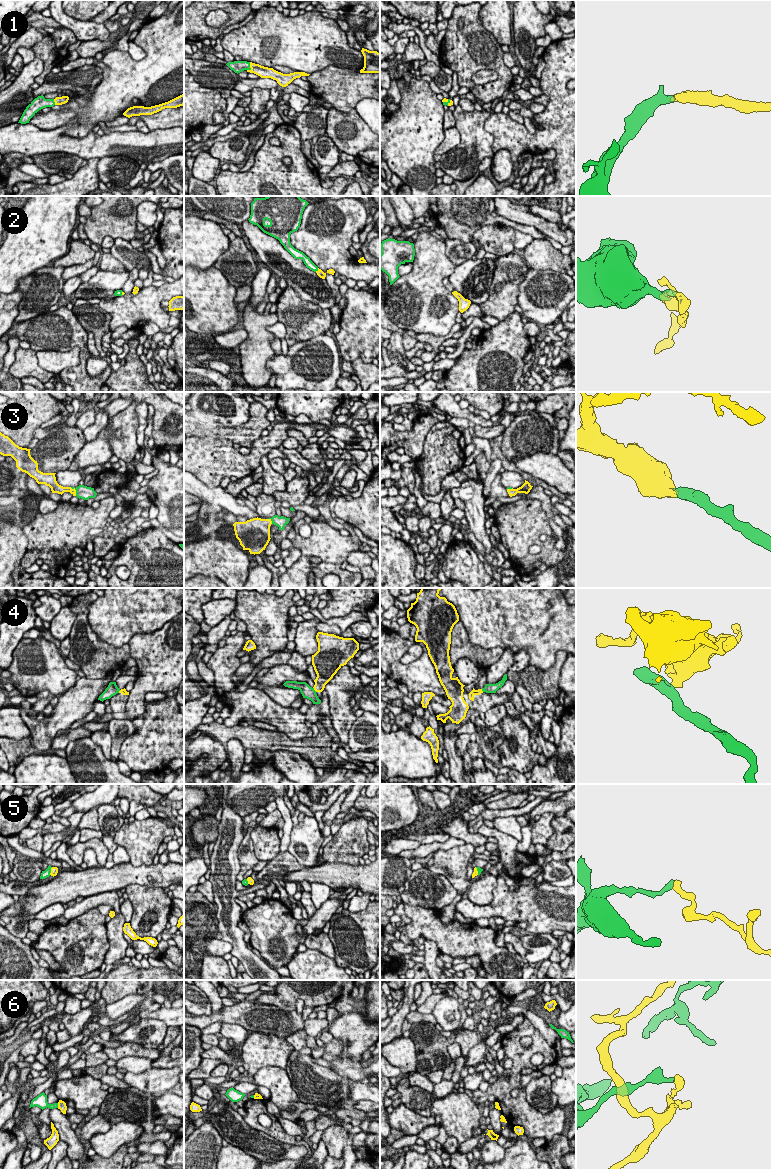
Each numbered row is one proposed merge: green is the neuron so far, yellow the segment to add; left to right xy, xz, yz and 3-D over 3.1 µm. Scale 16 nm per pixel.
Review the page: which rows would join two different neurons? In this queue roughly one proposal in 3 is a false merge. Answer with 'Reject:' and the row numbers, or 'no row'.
Reject: 4, 5, 6

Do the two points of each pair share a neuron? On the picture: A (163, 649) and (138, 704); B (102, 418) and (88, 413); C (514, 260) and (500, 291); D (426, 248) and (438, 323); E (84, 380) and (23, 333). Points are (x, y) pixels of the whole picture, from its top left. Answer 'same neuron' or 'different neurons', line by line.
A: same neuron
B: different neurons
C: same neuron
D: same neuron
E: same neuron

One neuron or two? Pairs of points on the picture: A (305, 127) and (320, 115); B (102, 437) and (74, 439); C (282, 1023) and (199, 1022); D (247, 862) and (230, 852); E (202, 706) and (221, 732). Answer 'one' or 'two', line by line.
A: one
B: two
C: one
D: two
E: two

